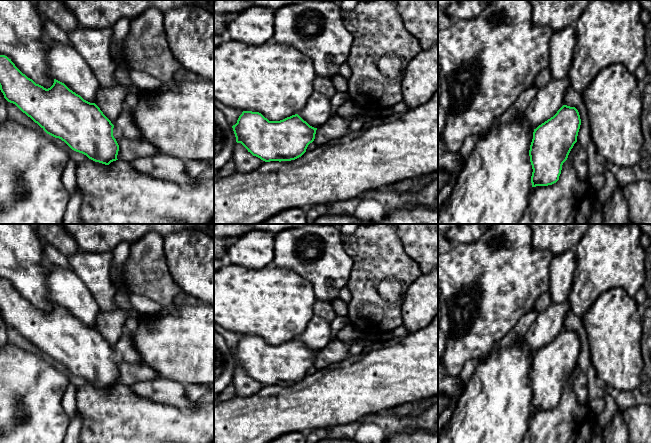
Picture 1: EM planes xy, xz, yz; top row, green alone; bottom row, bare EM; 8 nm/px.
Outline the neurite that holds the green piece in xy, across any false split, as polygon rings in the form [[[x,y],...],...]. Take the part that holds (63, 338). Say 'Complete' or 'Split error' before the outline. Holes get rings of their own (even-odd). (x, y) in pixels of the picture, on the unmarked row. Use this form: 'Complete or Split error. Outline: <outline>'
Complete. Outline: [[[0,279],[0,314],[8,326],[15,328],[47,358],[61,363],[72,374],[105,389],[109,389],[111,386],[118,384],[119,369],[113,360],[114,349],[95,327],[84,324],[80,319],[70,314],[64,307],[54,303],[53,309],[46,313],[23,298],[7,280]]]

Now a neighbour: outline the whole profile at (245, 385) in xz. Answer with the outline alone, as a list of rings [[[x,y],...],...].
[[[236,367],[232,385],[236,389],[236,396],[247,397],[260,391],[265,385],[253,380],[241,367]]]

